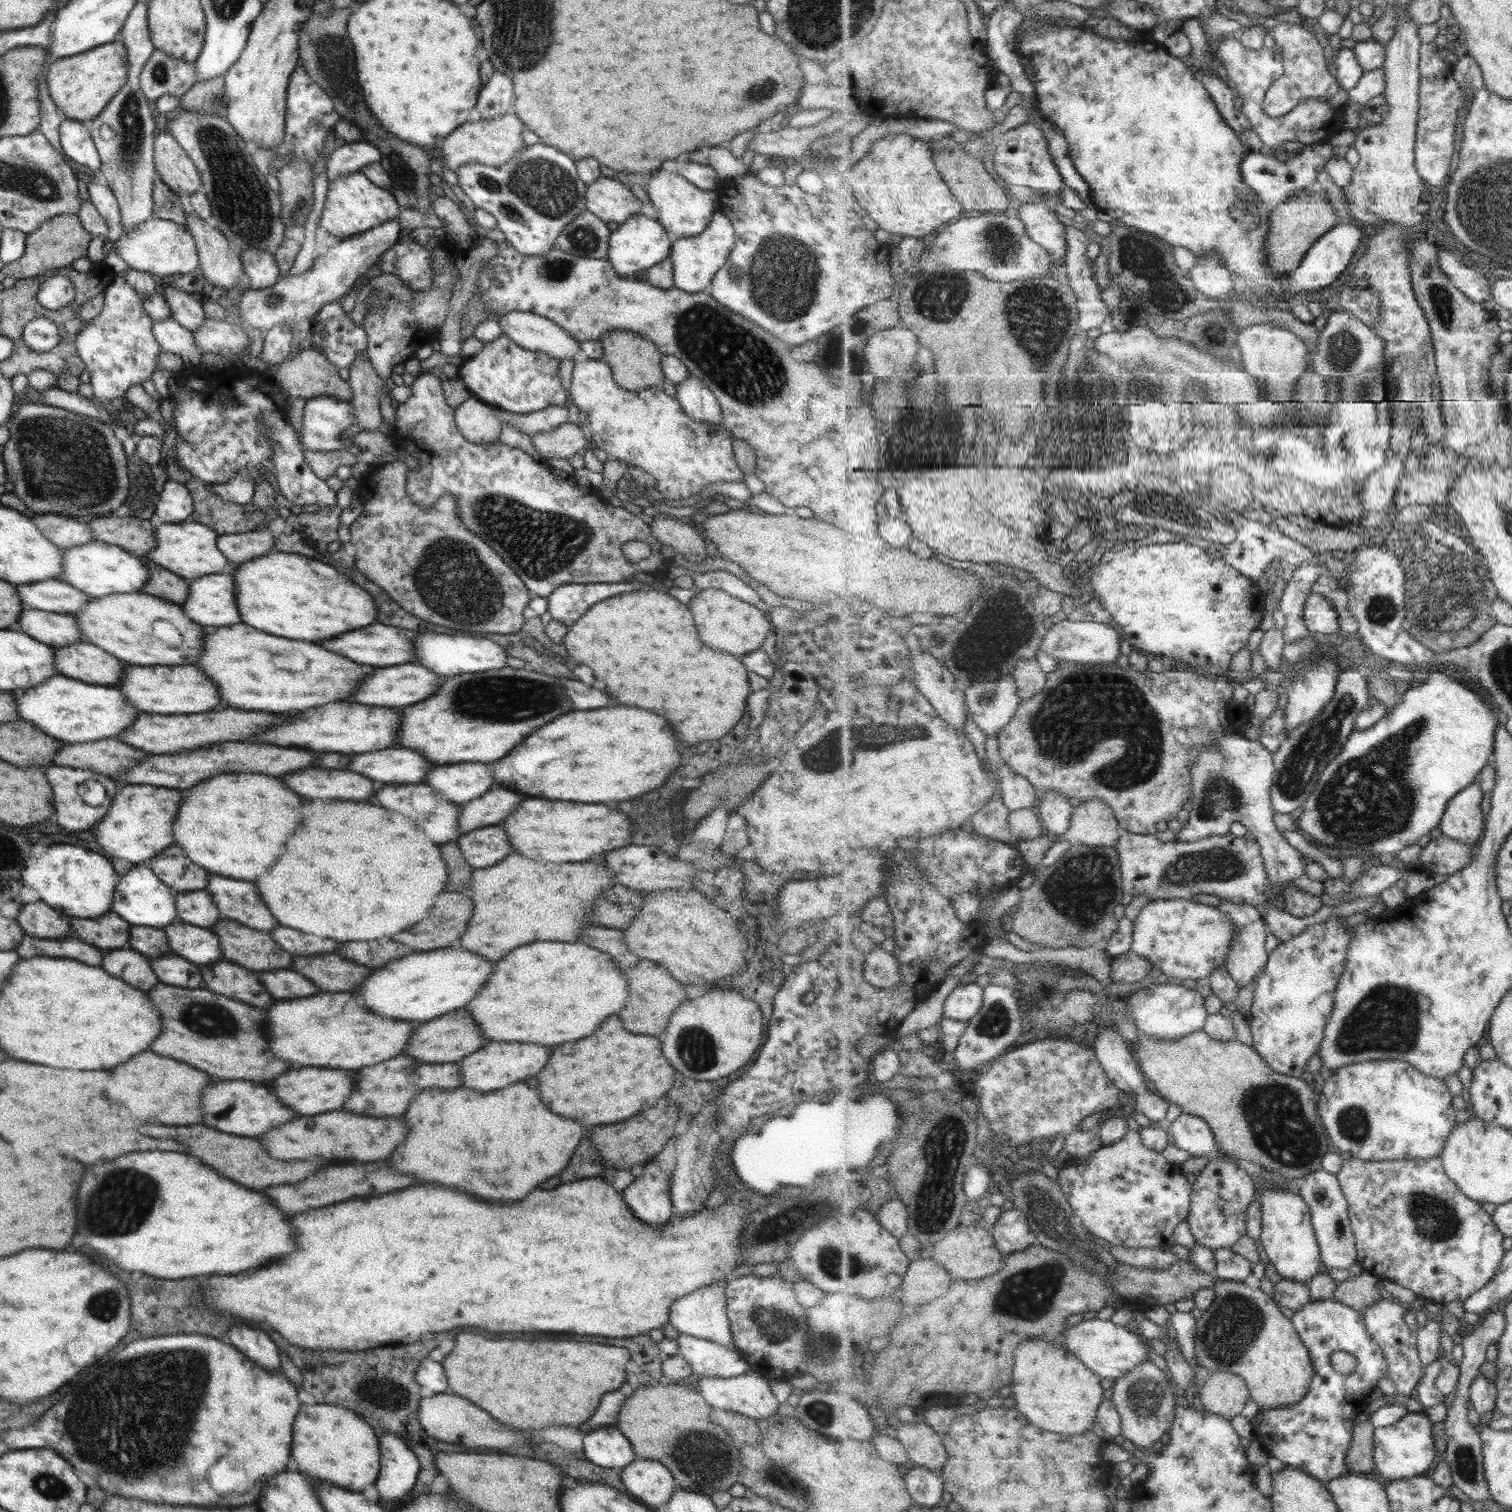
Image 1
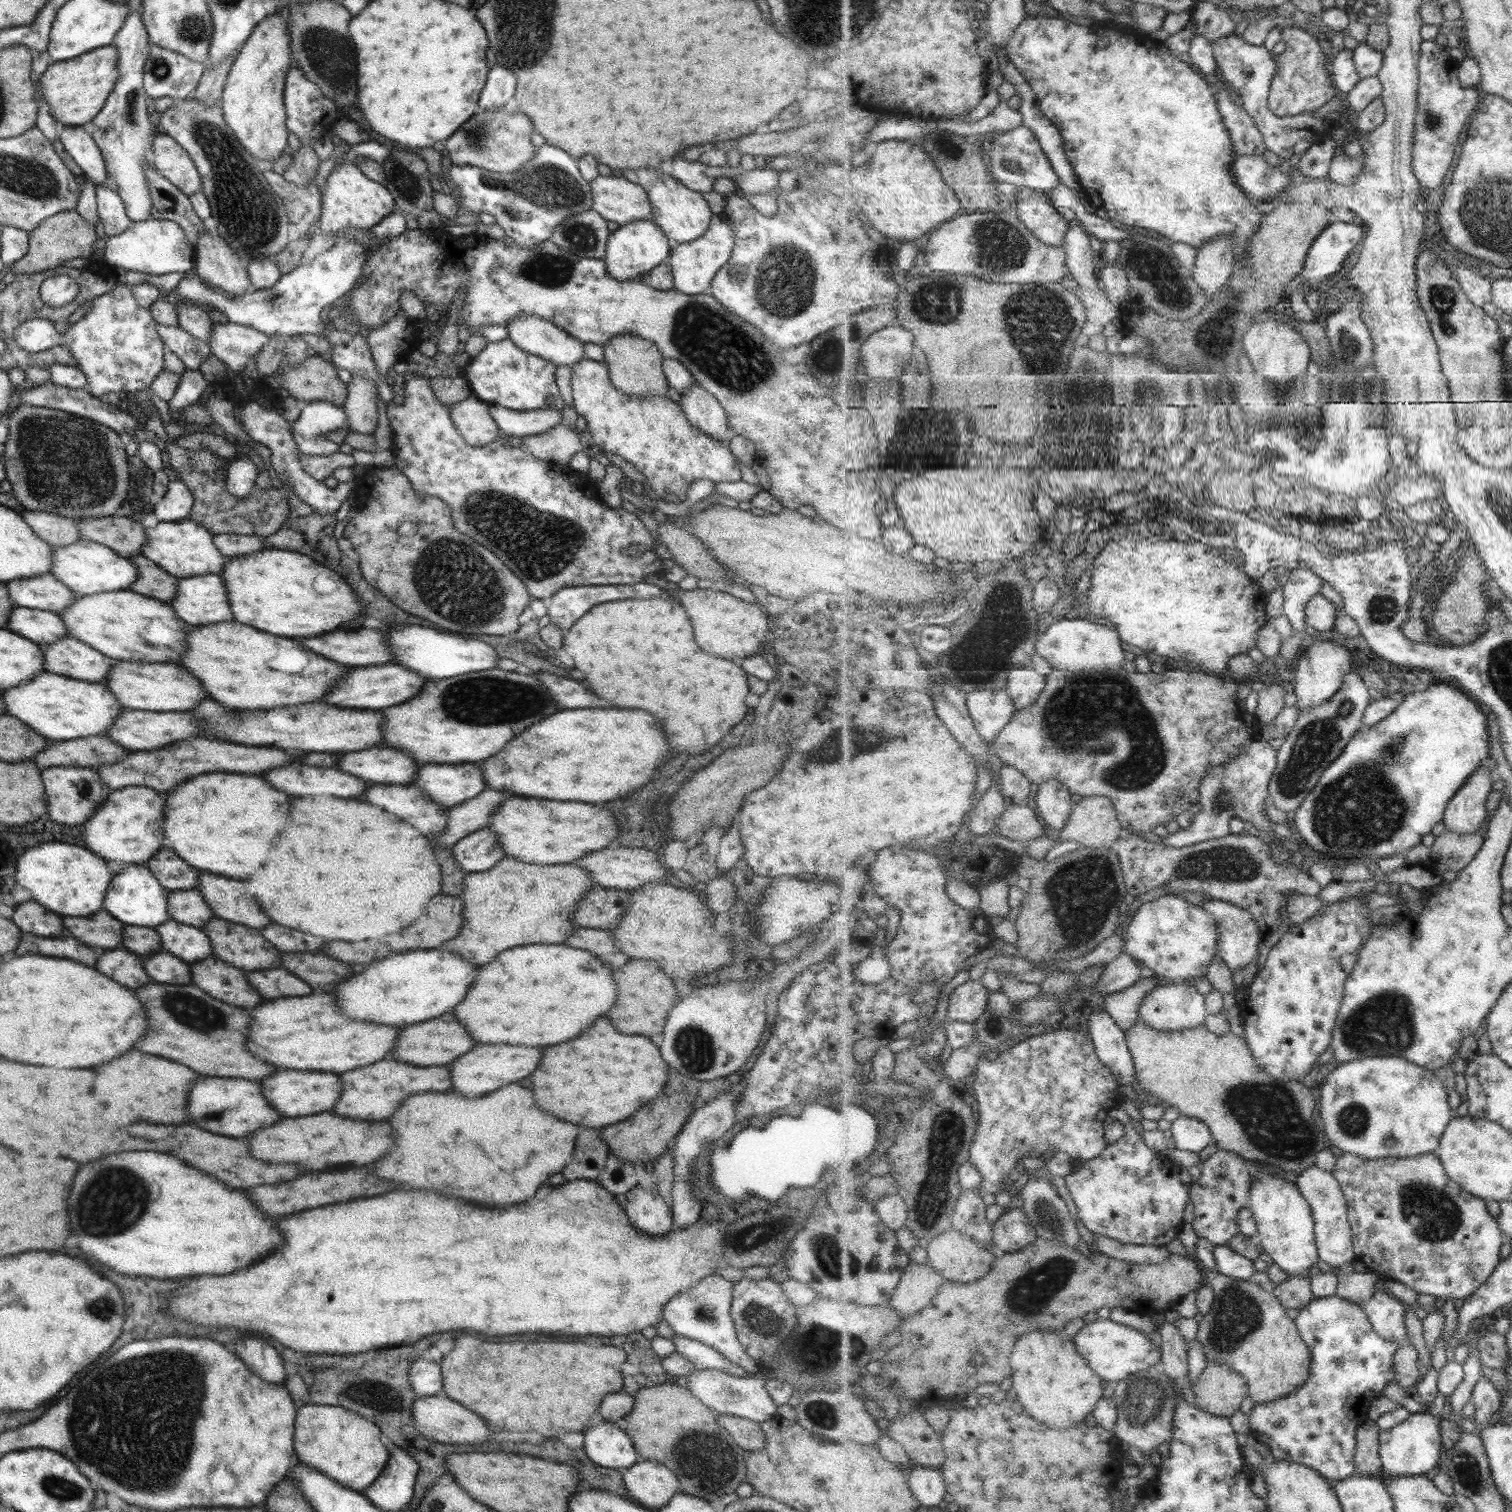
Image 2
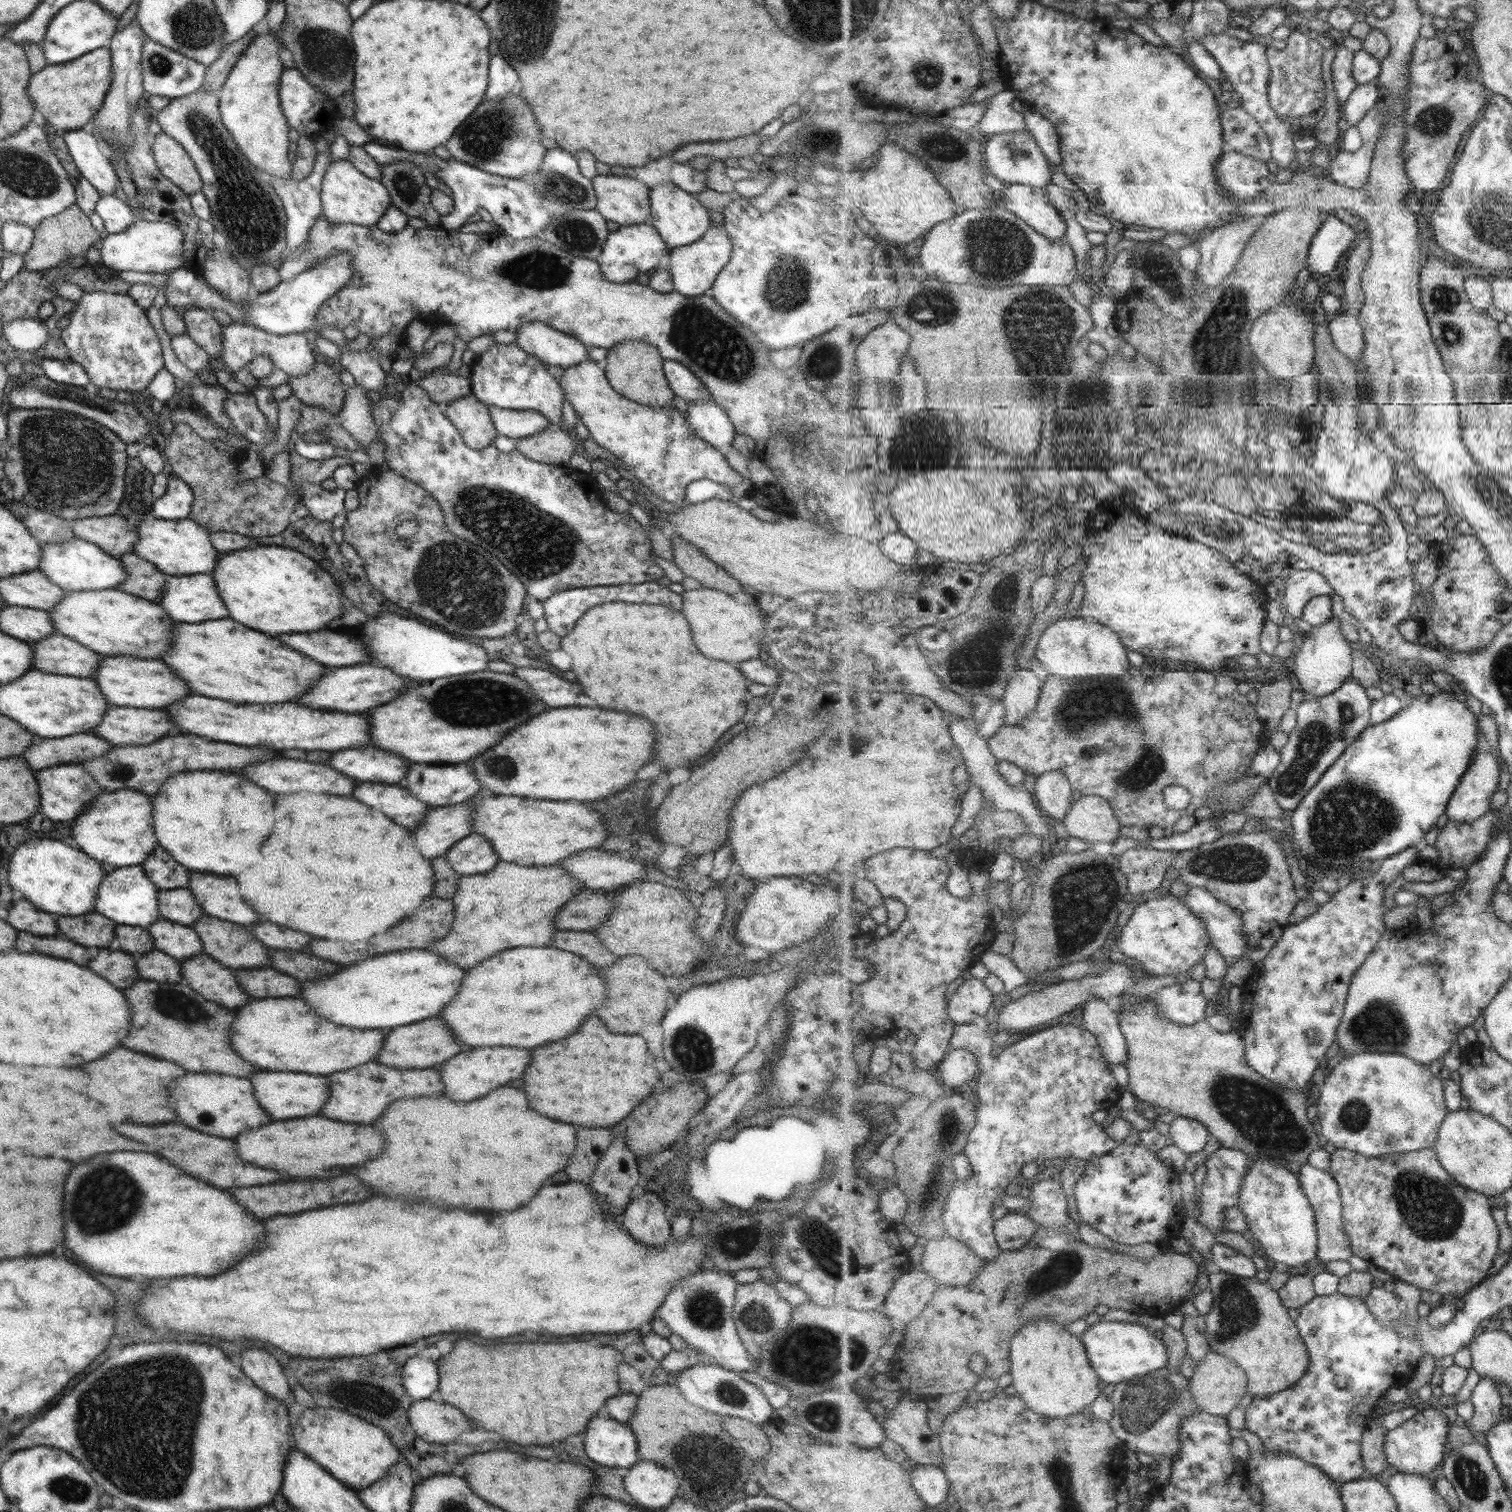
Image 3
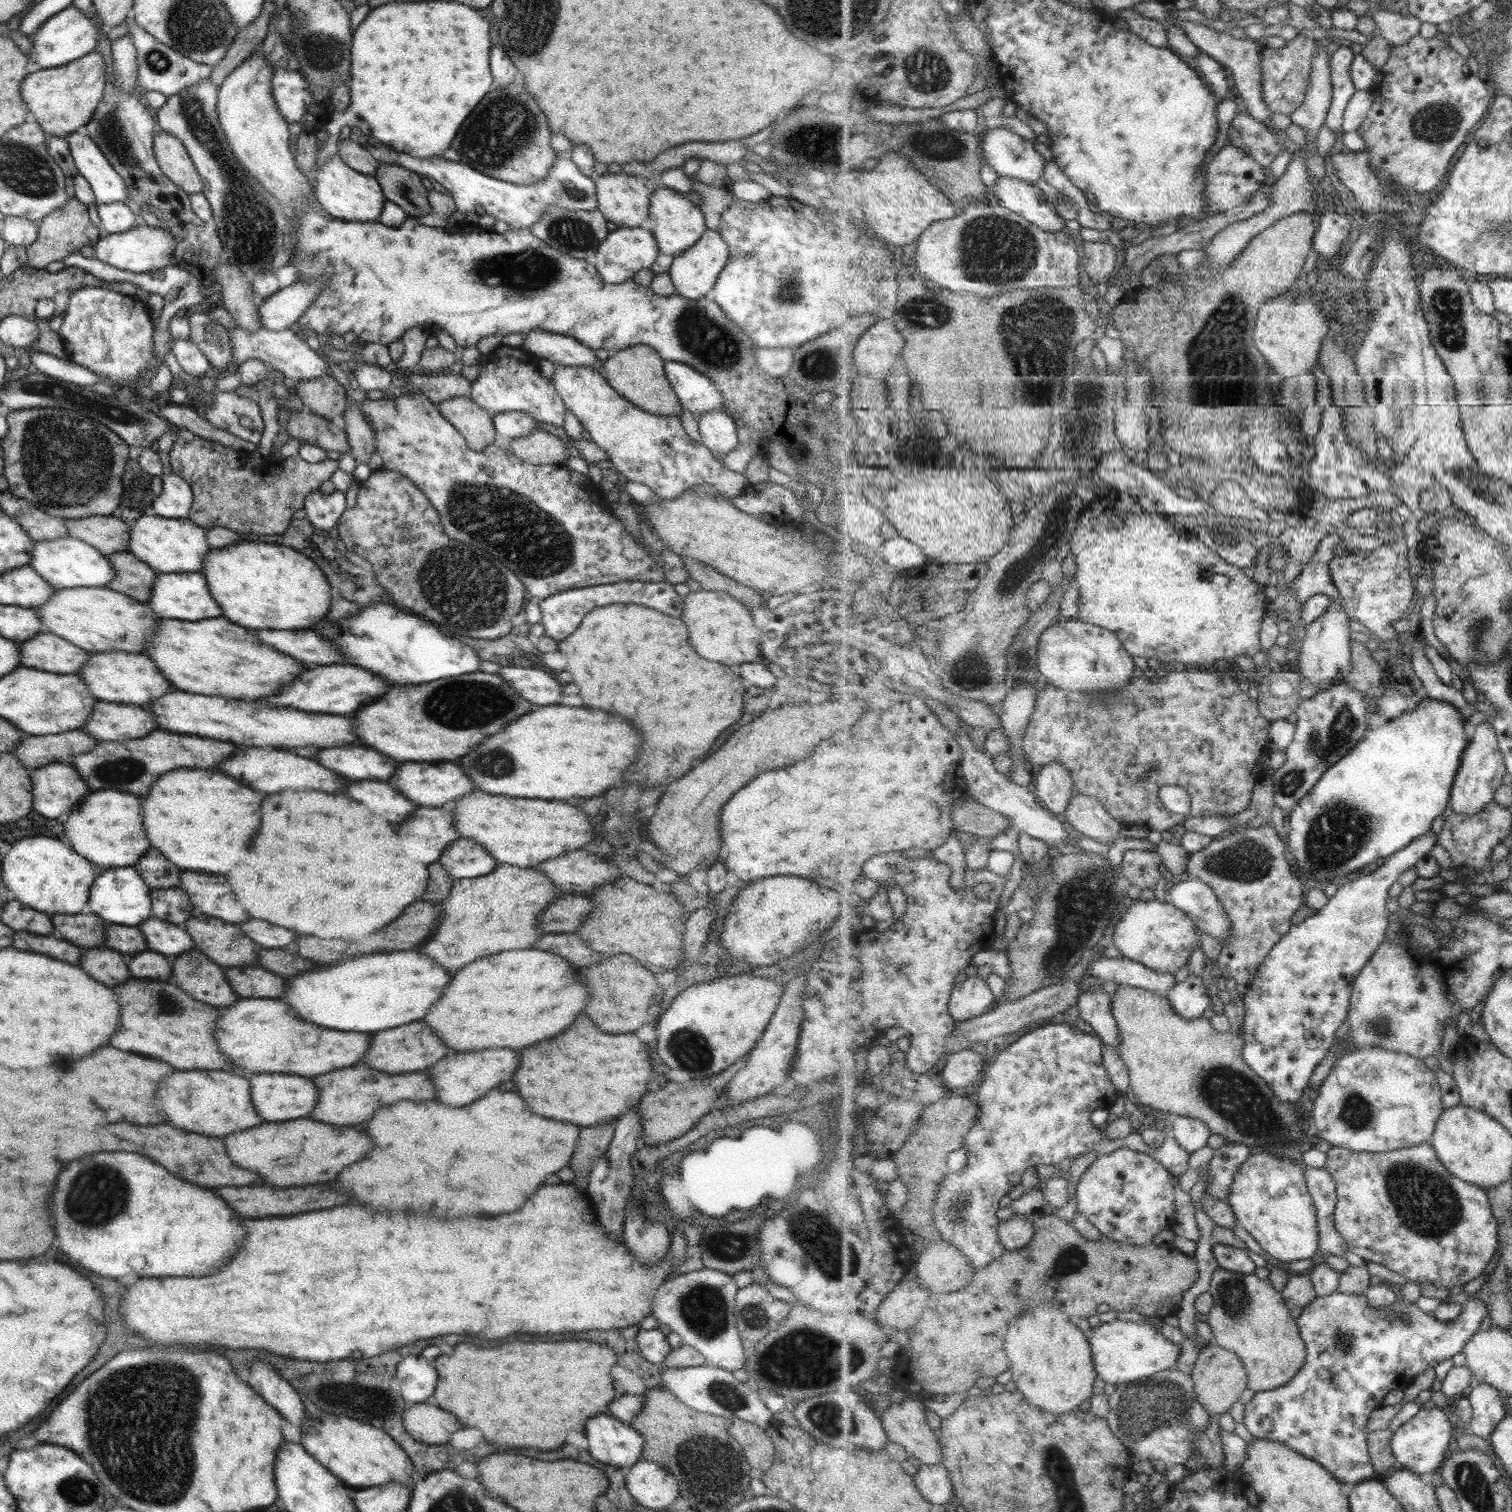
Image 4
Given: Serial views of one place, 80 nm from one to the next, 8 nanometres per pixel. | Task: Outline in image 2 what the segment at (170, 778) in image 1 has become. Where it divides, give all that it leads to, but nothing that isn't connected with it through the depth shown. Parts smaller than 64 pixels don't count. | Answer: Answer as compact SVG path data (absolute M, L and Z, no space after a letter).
M193 738L187 742L185 740L172 742L157 750L129 750L117 762L98 766L94 770L100 776L101 782L113 791L129 785L139 785L163 793L171 790L171 786L177 786L179 782L183 782L183 778L193 778L198 774L209 774L209 772L261 774L265 770L291 764L293 760L295 760L293 756L287 756L285 752L273 750L273 748L237 746L225 741Z

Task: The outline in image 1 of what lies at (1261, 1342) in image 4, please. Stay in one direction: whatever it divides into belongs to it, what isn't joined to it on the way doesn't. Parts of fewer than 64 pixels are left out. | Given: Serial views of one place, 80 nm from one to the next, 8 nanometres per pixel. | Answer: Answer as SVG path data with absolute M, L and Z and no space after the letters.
M1218 1278L1215 1302L1197 1319L1196 1354L1205 1369L1231 1372L1242 1376L1250 1390L1250 1398L1260 1409L1277 1409L1296 1404L1310 1392L1315 1376L1314 1359L1305 1346L1291 1318L1281 1312L1271 1294L1249 1288L1244 1283Z

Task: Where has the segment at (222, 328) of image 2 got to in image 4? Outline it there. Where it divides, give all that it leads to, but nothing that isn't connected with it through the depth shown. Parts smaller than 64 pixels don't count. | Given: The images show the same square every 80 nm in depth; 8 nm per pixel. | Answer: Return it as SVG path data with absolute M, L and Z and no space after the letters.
M236 326L229 333L232 345L232 364L235 368L243 361L255 358L268 365L270 370L277 370L283 377L295 381L309 380L327 373L326 360L321 359L314 350L309 349L305 340L300 339L298 329L289 328L273 332L261 327L255 332L249 332Z

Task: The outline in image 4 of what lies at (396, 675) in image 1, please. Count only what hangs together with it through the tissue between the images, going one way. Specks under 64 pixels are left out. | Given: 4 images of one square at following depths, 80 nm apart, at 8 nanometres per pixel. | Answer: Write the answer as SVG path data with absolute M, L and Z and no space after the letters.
M315 666L311 670L305 670L303 676L295 678L293 684L283 688L273 698L267 698L262 703L269 706L281 706L281 708L295 708L303 712L325 712L325 714L349 714L349 710L357 710L359 706L367 706L367 702L375 702L379 694L387 694L387 690L393 684L387 680L373 676L371 672L359 668L359 666Z

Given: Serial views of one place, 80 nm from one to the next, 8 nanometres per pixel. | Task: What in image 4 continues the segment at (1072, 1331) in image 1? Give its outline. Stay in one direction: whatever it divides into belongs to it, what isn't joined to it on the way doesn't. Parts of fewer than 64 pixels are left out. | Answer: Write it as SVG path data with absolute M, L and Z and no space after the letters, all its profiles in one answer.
M1117 1318L1112 1323L1104 1322L1086 1332L1094 1349L1094 1361L1099 1379L1116 1386L1129 1381L1176 1368L1181 1356L1181 1347L1171 1342L1158 1326L1135 1323Z

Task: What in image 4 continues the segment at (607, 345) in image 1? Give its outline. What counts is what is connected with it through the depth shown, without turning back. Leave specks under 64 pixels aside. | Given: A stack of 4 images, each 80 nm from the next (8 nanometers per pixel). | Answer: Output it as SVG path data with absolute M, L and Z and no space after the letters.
M629 345L627 348L611 353L610 357L603 362L601 372L609 386L619 396L638 406L641 410L659 416L679 417L680 402L664 375L663 361L658 352L650 346Z

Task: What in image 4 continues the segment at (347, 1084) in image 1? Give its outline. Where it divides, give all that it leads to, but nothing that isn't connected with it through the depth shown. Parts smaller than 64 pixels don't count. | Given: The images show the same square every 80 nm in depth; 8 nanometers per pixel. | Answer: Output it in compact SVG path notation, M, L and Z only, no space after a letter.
M253 1074L249 1076L251 1102L257 1114L267 1122L279 1122L305 1118L315 1108L315 1086L311 1078L301 1078L295 1074Z

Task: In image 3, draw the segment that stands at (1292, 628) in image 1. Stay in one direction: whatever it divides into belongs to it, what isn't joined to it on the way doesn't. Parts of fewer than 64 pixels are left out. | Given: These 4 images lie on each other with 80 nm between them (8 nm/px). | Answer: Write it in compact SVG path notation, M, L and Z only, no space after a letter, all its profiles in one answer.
M1312 570L1292 571L1286 580L1286 589L1283 597L1284 610L1288 611L1294 618L1302 618L1307 604L1316 597L1329 595L1334 606L1334 616L1343 623L1354 624L1361 636L1367 636L1367 629L1352 614L1344 609L1343 599L1337 591L1327 582L1326 576Z

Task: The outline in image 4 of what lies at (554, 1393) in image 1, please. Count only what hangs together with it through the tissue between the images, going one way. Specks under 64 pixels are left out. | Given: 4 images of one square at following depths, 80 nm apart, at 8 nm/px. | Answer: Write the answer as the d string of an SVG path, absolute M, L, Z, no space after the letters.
M579 1340L543 1342L543 1348L537 1352L535 1366L525 1370L521 1342L491 1350L457 1344L451 1356L435 1360L434 1405L455 1414L465 1428L481 1430L487 1442L499 1446L535 1446L539 1450L561 1446L567 1432L583 1430L585 1420L603 1412L615 1398L609 1370L617 1358L609 1348Z

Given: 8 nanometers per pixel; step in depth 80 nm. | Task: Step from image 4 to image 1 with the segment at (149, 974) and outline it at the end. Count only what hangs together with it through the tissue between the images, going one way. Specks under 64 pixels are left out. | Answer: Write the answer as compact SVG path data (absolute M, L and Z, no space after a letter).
M175 954L153 959L150 965L161 984L179 988L204 988L199 966Z

